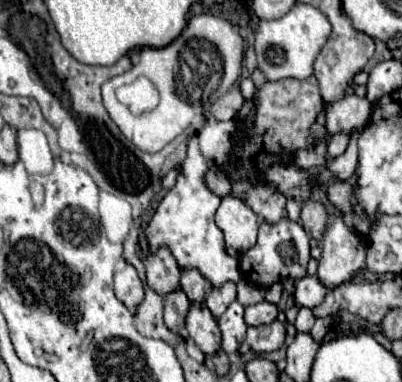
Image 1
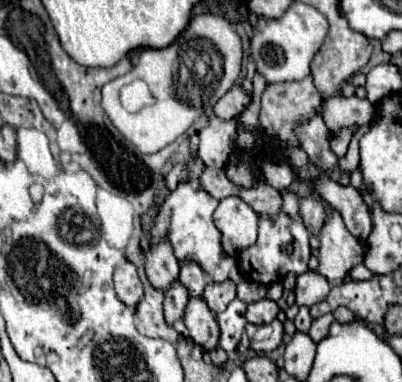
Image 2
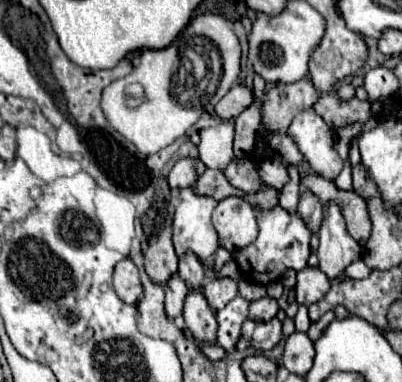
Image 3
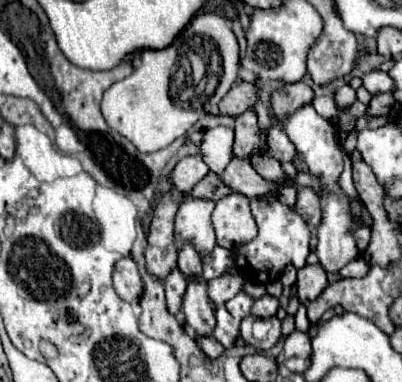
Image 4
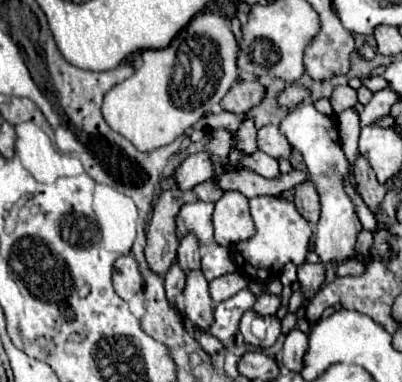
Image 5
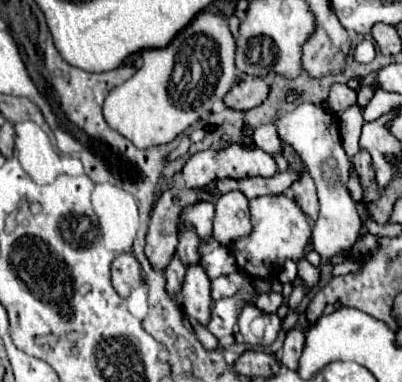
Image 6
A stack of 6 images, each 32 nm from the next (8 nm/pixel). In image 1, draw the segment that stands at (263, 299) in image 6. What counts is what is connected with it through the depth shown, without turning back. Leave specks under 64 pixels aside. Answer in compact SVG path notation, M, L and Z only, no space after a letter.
M262 300L262 302L258 302L258 304L246 306L244 320L246 320L246 324L260 326L260 324L270 324L272 320L276 320L276 314L278 314L276 304Z

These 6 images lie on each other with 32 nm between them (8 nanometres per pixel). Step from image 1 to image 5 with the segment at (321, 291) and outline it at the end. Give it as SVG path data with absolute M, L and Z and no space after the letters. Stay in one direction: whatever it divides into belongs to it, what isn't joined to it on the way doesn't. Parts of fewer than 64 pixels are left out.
M310 262L300 264L298 266L298 282L300 282L300 290L302 290L304 298L312 298L324 282L324 266L310 264Z

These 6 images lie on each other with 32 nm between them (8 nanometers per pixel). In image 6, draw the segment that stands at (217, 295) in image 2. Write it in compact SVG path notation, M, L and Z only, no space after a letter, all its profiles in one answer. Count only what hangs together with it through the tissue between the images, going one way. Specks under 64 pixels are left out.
M240 272L220 276L220 278L212 280L212 300L234 296L240 288L242 288L242 274Z

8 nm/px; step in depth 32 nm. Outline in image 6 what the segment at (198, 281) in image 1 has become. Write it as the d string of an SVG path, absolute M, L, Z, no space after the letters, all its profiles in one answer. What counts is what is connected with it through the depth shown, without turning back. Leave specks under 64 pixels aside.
M180 224L180 242L176 252L180 252L180 258L184 260L184 264L194 264L200 256L198 256L198 244L200 238L196 234L196 230L190 224Z

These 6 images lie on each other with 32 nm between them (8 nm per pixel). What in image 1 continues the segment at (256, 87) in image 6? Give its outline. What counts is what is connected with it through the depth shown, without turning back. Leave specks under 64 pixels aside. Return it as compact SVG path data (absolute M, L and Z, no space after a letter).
M232 88L220 100L216 100L216 104L212 104L210 112L216 120L232 120L232 118L236 118L236 114L240 112L244 102L246 102L246 98L242 96L242 92L238 88Z

